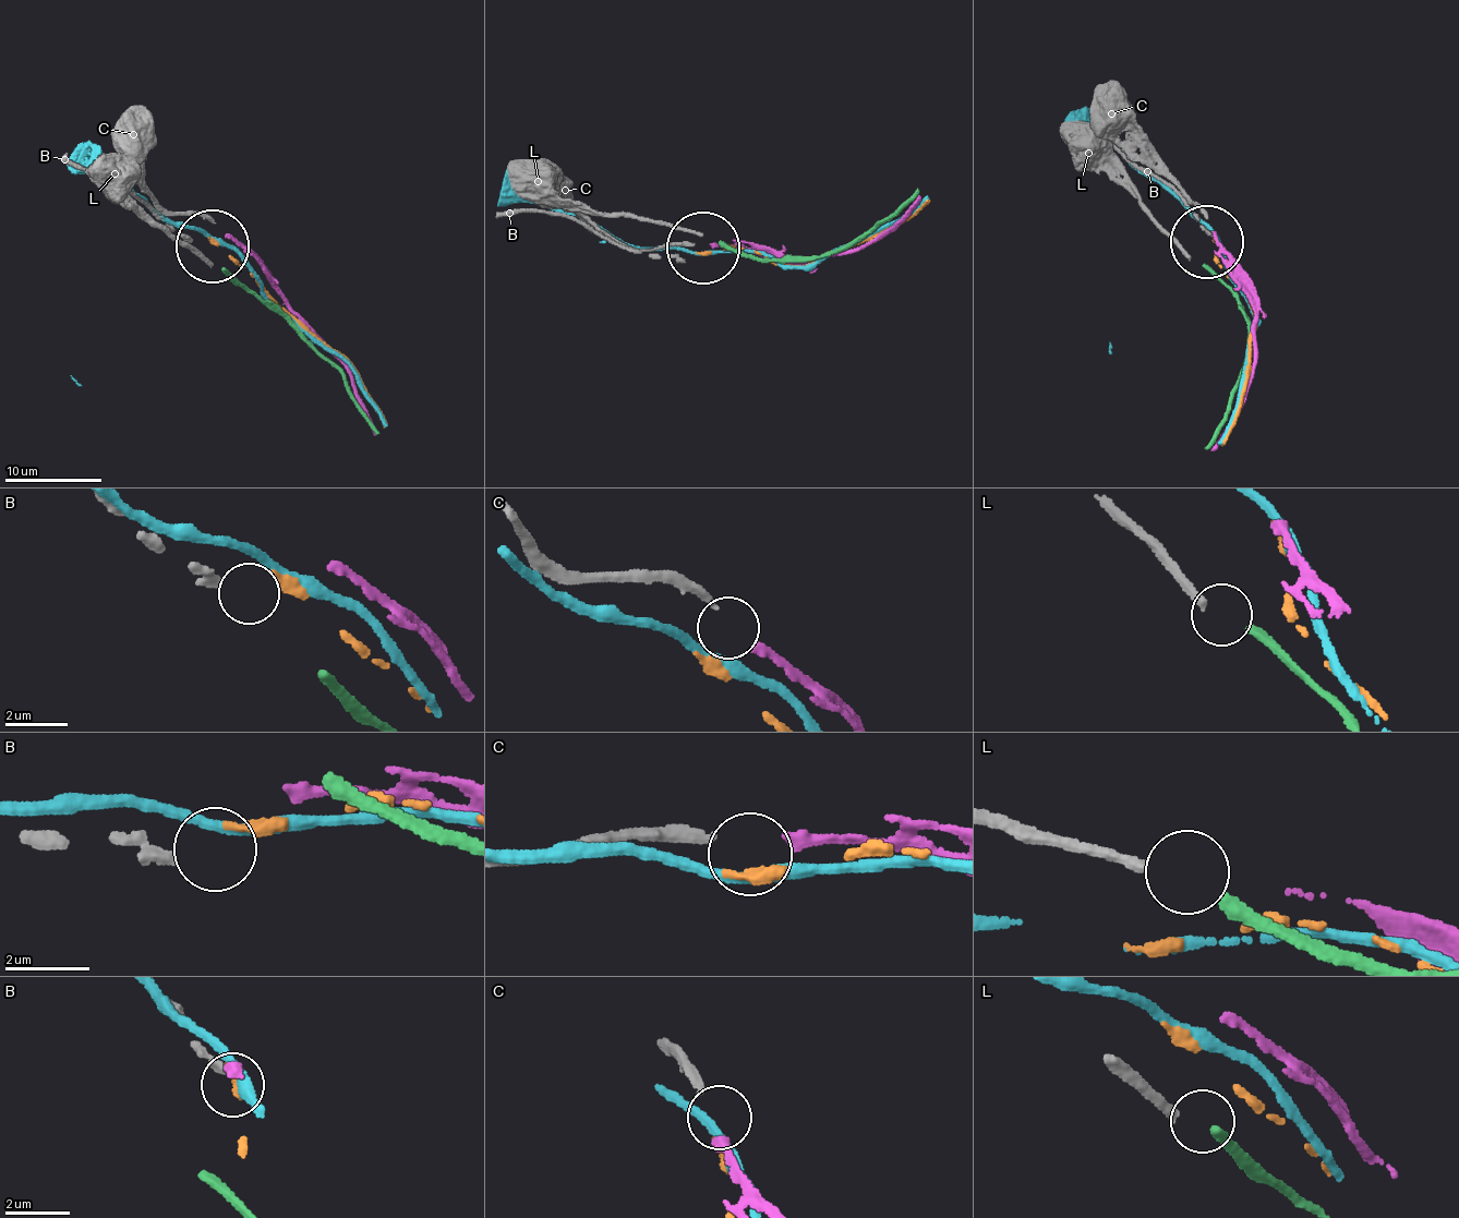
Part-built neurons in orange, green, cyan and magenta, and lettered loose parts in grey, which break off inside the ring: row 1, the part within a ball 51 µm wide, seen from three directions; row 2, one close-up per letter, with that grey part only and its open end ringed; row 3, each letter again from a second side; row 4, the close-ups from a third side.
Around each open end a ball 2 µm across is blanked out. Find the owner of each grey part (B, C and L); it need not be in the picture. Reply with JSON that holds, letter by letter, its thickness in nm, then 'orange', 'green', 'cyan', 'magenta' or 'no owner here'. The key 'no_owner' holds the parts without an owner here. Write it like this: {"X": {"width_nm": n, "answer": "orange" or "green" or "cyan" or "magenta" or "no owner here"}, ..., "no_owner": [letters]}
{"B": {"width_nm": 300, "answer": "no owner here"}, "C": {"width_nm": 280, "answer": "magenta"}, "L": {"width_nm": 280, "answer": "green"}, "no_owner": ["B"]}

